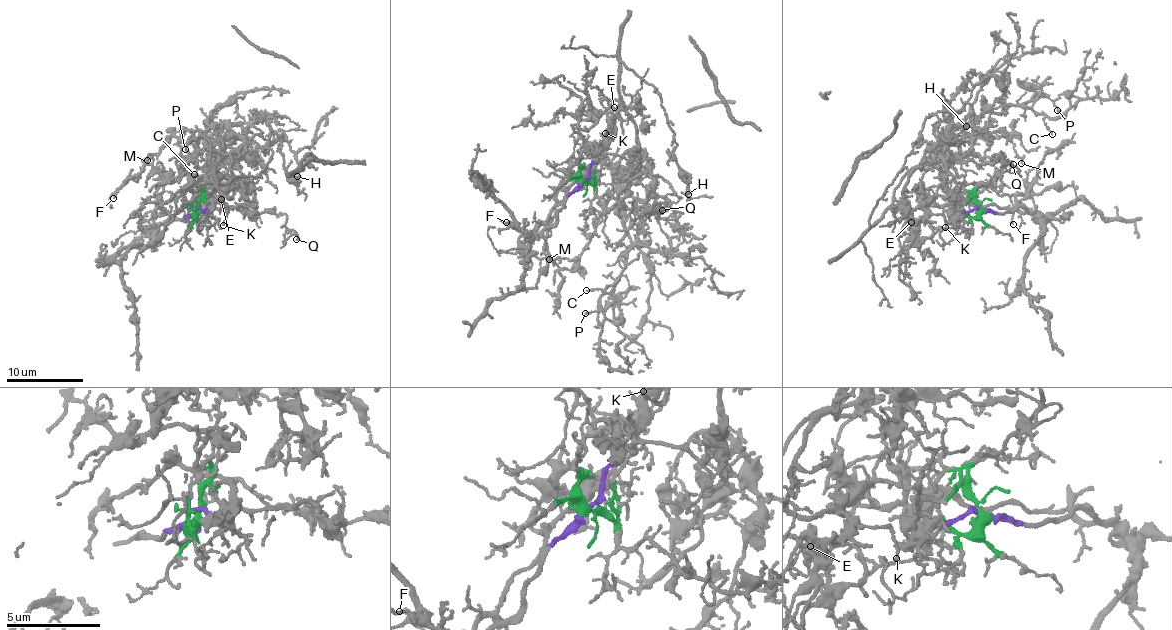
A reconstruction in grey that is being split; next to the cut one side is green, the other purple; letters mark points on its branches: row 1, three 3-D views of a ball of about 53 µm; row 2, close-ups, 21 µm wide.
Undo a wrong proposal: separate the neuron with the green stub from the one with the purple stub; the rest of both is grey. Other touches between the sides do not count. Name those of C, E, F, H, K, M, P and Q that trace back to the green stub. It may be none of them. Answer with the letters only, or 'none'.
C, E, F, H, K, M, P, Q

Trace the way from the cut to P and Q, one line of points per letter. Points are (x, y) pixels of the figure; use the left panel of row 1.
P: (196, 208), (202, 178), (218, 185), (230, 155), (245, 144), (206, 133), (191, 153), (184, 149)
Q: (196, 208), (205, 193), (224, 205), (259, 212), (272, 210), (286, 216), (287, 228), (295, 239)

